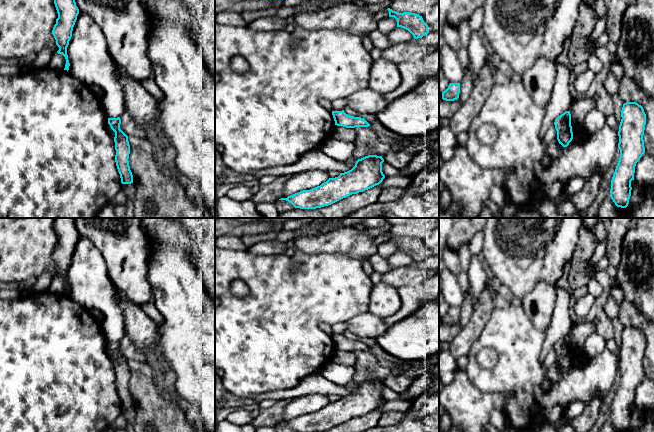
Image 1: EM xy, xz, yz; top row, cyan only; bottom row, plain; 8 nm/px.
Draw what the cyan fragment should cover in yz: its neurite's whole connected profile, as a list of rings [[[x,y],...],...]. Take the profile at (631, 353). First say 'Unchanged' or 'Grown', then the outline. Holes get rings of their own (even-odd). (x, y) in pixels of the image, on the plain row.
Unchanged. [[[626,326],[621,341],[618,355],[620,381],[611,404],[610,421],[617,431],[626,432],[631,420],[636,387],[645,377],[643,359],[646,338],[638,327]]]

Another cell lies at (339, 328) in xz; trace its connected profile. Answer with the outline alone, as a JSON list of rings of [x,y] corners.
[[[339,322],[332,325],[333,335],[342,335],[347,330],[347,324],[345,322]]]

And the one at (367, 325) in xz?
[[[368,312],[359,314],[346,321],[347,330],[363,339],[377,339],[387,332],[388,323],[380,317]]]

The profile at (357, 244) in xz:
[[[340,227],[317,236],[294,239],[295,248],[306,254],[342,253],[362,261],[377,253],[374,238],[367,230]]]

